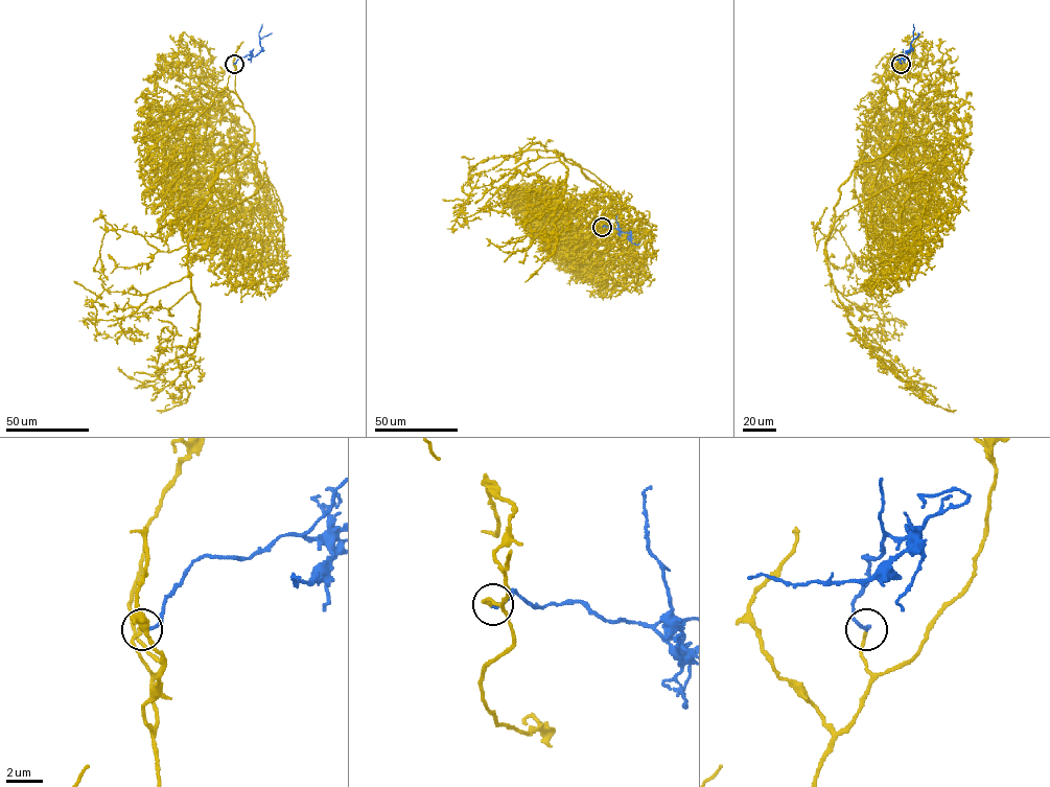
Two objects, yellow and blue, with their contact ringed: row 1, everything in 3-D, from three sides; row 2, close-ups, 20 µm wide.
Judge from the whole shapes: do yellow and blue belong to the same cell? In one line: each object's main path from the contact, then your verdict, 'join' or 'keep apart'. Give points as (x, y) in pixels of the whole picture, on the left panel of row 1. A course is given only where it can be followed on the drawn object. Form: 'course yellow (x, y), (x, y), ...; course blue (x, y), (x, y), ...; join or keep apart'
course yellow (234, 64), (254, 145), (218, 172), (197, 210), (188, 245), (200, 305), (188, 394), (157, 410); course blue (234, 64), (239, 56), (255, 56), (261, 50), (259, 32), (261, 24); join

